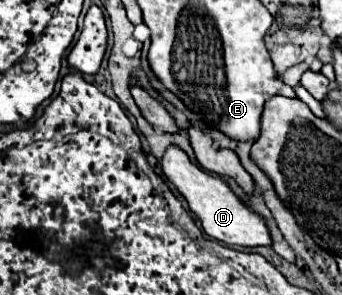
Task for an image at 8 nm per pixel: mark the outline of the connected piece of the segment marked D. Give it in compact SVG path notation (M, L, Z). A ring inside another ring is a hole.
M179 147L167 149L167 153L161 161L161 169L167 175L167 179L177 187L177 191L185 197L189 209L199 217L201 227L209 237L219 239L221 243L225 243L229 247L233 247L233 245L237 245L237 247L269 247L273 243L263 217L257 215L253 209L249 209L229 189L229 185L221 177L211 175L211 173L199 169L197 165L193 165Z

